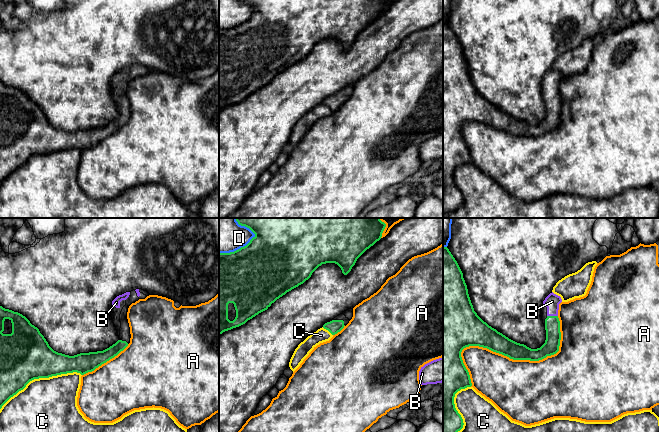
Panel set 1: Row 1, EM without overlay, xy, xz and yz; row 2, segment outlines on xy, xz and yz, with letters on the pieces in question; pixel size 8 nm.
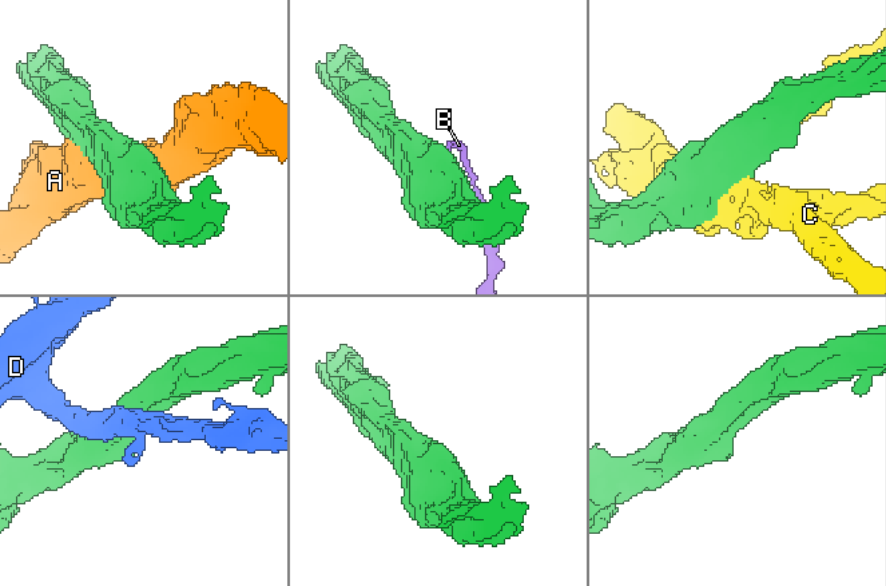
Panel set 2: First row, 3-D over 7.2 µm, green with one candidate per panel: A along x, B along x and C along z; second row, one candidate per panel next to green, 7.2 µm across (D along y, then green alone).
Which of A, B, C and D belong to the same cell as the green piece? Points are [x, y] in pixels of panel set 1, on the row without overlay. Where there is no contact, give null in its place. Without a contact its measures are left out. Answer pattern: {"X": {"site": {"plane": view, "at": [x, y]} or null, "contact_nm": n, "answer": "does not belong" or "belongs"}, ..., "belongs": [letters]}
{"A": {"site": {"plane": "yz", "at": [509, 133]}, "contact_nm": 900, "answer": "does not belong"}, "B": {"site": {"plane": "yz", "at": [552, 92]}, "contact_nm": 90, "answer": "belongs"}, "C": {"site": {"plane": "xy", "at": [40, 153]}, "contact_nm": 700, "answer": "does not belong"}, "D": {"site": {"plane": "xz", "at": [238, 25]}, "contact_nm": 340, "answer": "does not belong"}, "belongs": ["B"]}

